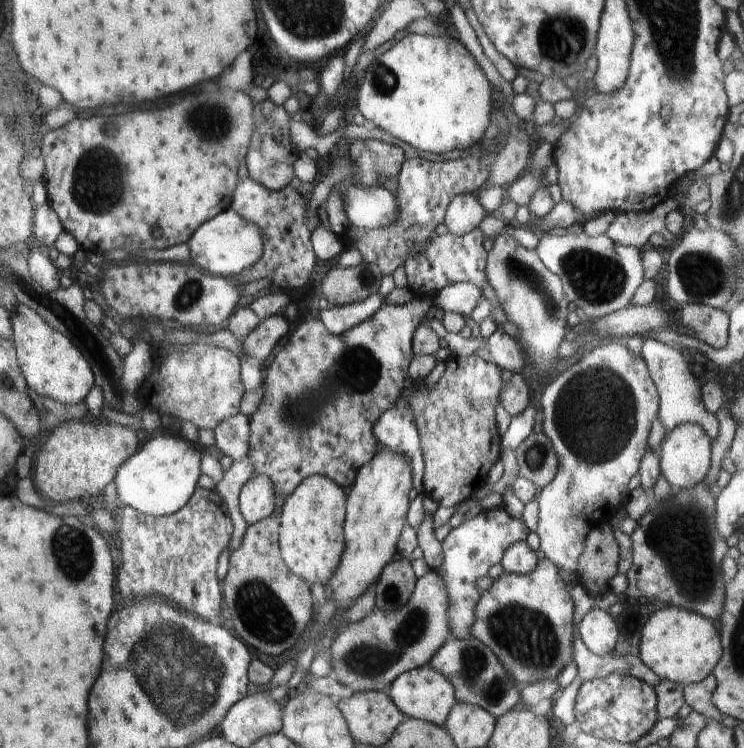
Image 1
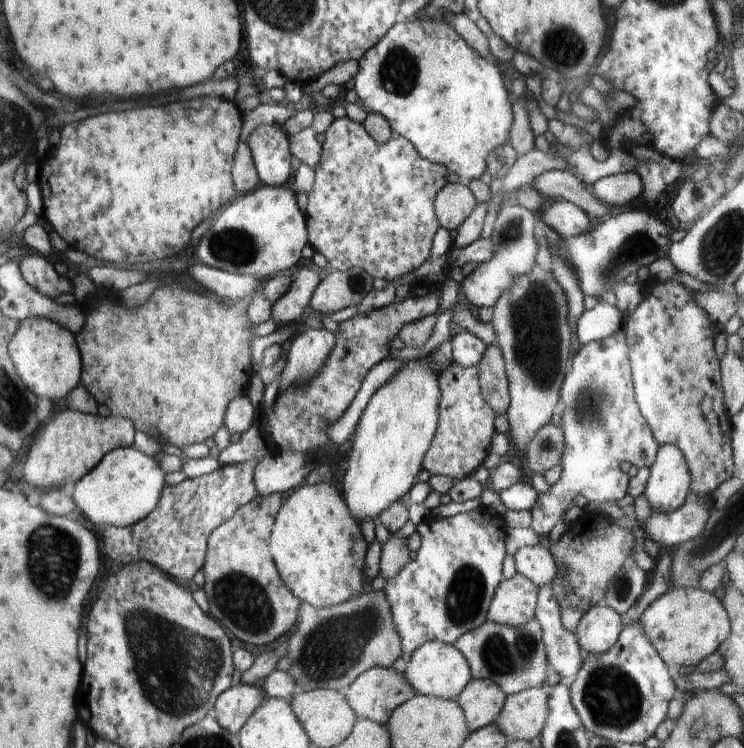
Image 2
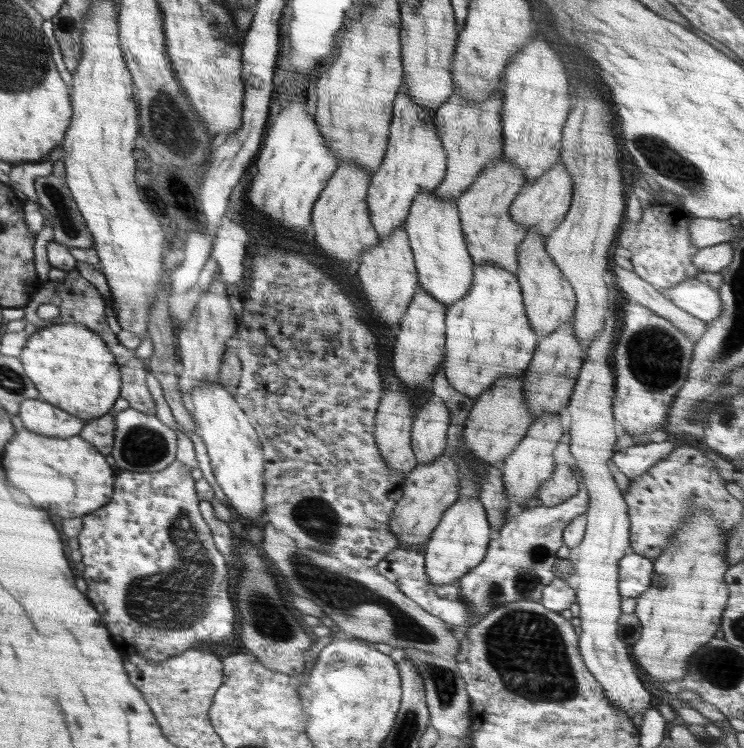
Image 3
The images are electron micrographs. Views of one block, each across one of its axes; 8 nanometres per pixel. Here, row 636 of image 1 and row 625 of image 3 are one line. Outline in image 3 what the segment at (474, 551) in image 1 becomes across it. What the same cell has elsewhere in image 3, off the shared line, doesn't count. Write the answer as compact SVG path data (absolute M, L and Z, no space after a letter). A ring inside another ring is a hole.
M408 545L406 549L398 547L392 550L384 560L380 560L375 569L382 576L385 576L389 582L392 582L400 592L426 610L426 612L429 612L432 616L441 618L450 626L463 629L468 624L471 624L473 610L460 599L460 581L457 580L456 583L446 585L430 585L424 570L425 554L426 545L418 545L418 547Z

